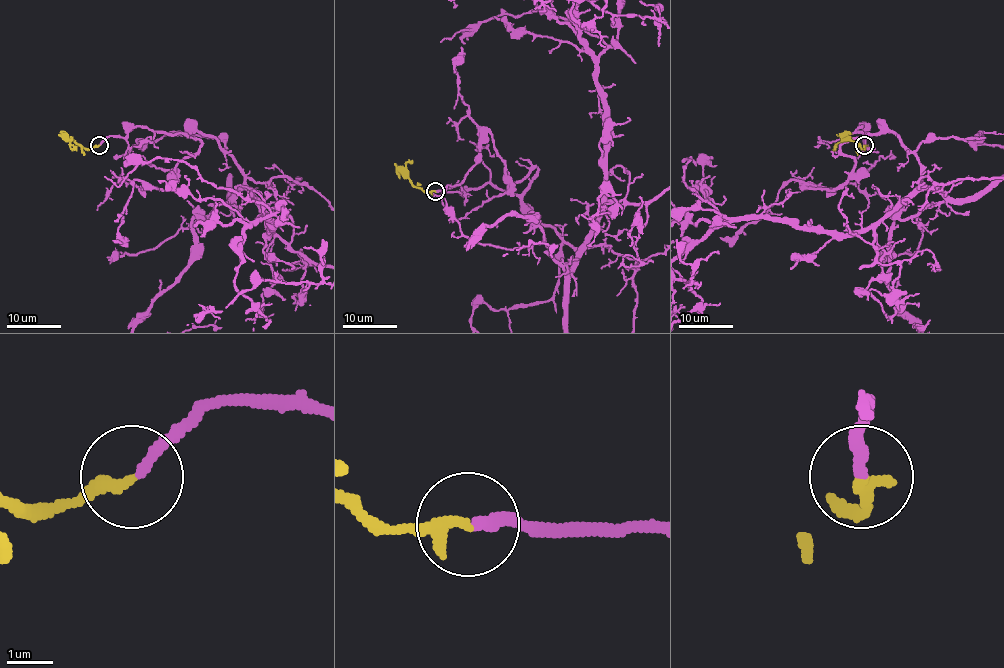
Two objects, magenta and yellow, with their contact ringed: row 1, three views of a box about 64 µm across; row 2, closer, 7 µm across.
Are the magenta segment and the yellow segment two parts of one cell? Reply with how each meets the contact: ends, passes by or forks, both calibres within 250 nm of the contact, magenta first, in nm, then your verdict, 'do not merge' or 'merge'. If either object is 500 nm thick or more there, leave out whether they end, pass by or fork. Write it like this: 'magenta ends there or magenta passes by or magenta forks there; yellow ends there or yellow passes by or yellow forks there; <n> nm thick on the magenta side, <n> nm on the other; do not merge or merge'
magenta ends there; yellow ends there; 240 nm thick on the magenta side, 320 nm on the other; merge

